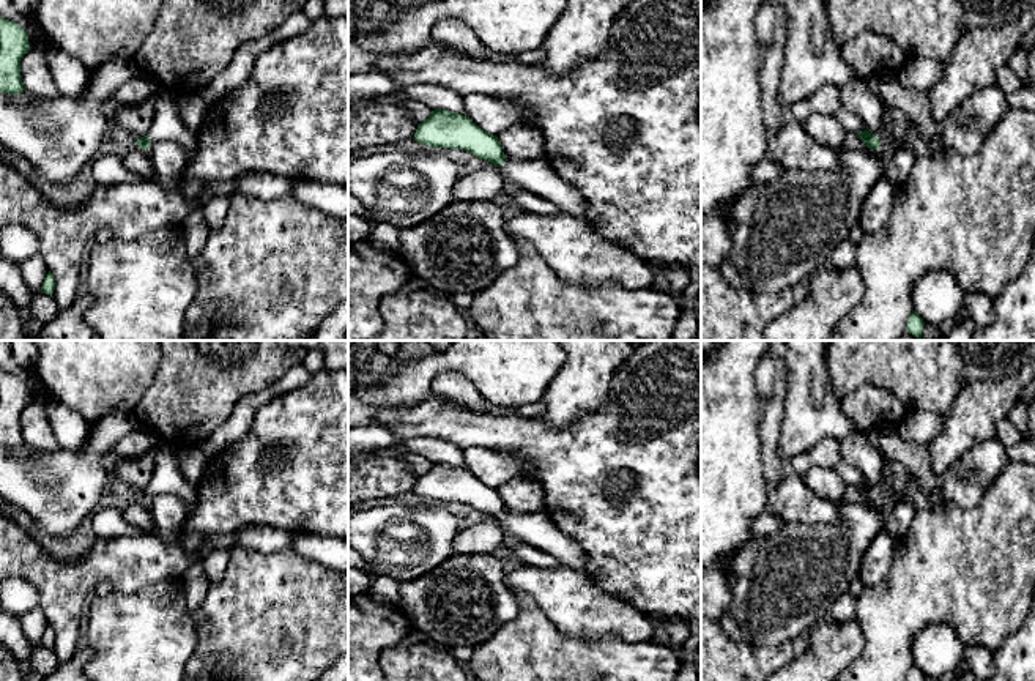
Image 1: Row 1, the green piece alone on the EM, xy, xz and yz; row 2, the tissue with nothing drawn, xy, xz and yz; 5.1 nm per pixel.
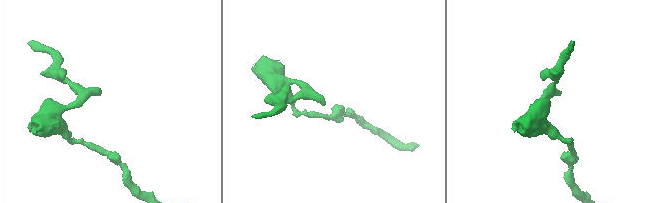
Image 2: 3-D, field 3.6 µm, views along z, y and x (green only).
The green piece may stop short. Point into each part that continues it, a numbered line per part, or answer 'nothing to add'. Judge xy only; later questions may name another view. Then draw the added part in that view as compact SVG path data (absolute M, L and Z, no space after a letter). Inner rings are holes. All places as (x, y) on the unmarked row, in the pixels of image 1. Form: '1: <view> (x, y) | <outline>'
1: xy (167, 478) | M158 441L156 467L147 486L153 495L170 493L180 497L187 504L187 512L192 511L197 498L197 484L184 479L180 470L180 449L167 441Z

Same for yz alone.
1: yz (882, 486) | M884 459L884 478L874 486L874 489L879 492L879 493L884 493L884 492L888 492L890 489L890 478L892 474L888 474L885 471L885 468L892 465L887 459ZM892 465L893 467L893 465Z

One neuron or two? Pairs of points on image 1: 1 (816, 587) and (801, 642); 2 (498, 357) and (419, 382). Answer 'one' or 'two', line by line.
1: two
2: one

